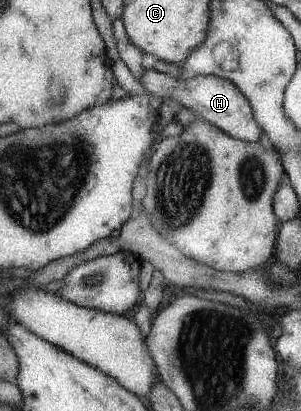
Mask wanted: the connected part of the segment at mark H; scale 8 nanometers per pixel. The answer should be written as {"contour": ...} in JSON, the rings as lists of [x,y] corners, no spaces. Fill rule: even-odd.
{"contour":[[[144,69],[138,81],[143,86],[145,92],[149,92],[149,94],[156,97],[177,100],[177,102],[181,103],[181,106],[193,110],[203,121],[224,131],[231,138],[245,142],[257,142],[259,140],[261,127],[257,126],[257,122],[253,122],[251,103],[228,79],[207,75],[181,80],[159,73],[153,69]]]}

